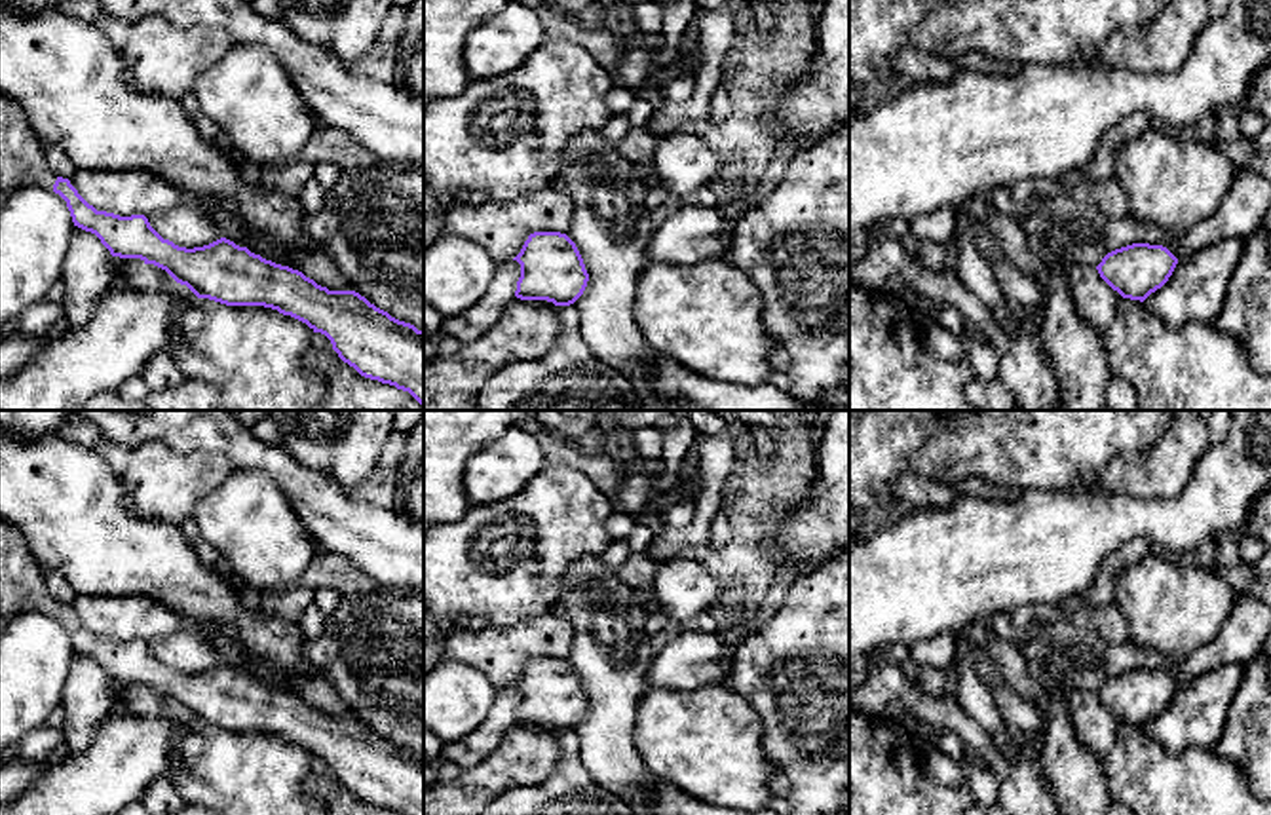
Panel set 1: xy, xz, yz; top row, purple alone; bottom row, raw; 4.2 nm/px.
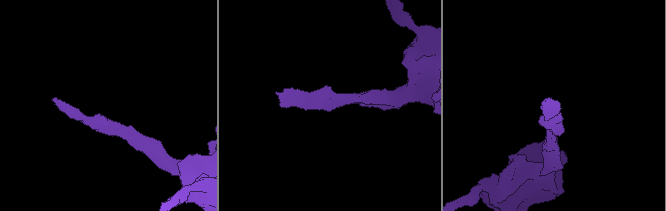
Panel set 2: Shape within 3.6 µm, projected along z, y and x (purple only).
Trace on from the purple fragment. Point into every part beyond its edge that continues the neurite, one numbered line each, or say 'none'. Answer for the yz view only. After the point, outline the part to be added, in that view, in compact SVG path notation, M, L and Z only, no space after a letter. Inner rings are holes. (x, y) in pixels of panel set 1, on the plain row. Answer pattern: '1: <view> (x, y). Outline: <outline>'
none

